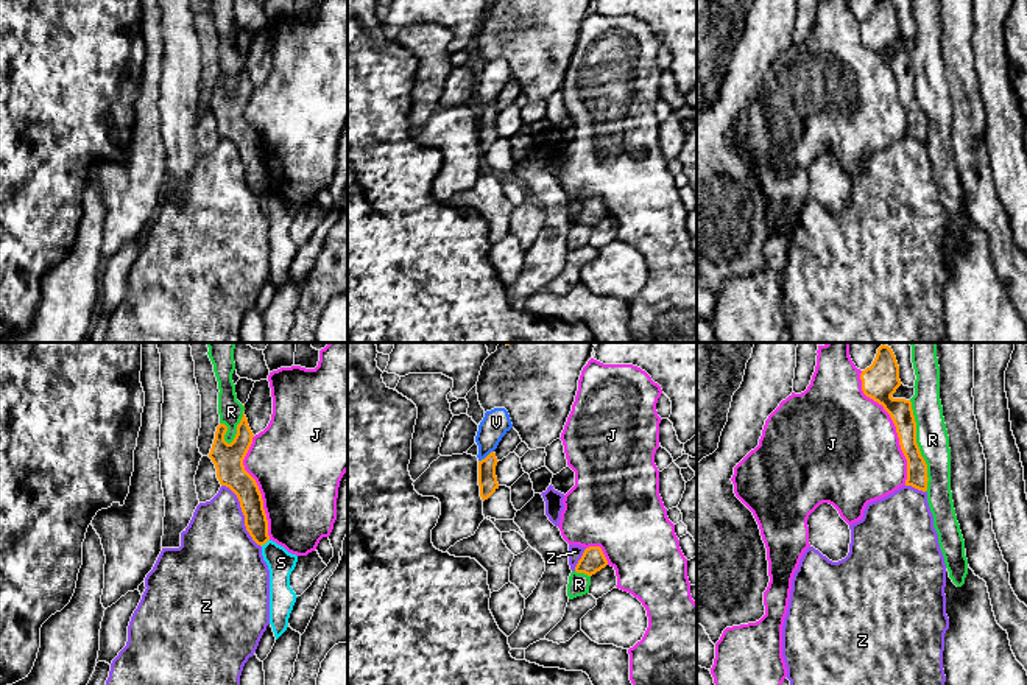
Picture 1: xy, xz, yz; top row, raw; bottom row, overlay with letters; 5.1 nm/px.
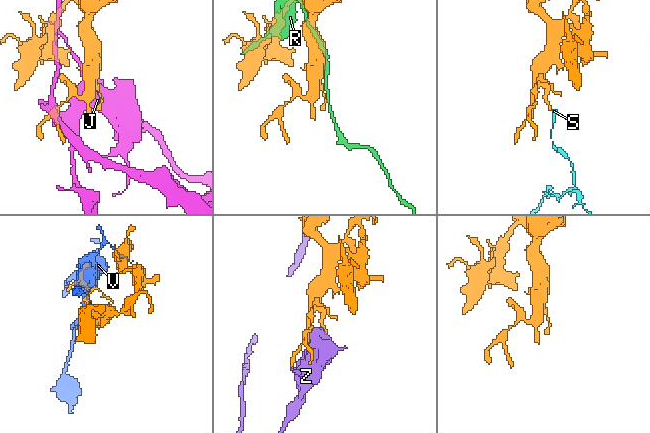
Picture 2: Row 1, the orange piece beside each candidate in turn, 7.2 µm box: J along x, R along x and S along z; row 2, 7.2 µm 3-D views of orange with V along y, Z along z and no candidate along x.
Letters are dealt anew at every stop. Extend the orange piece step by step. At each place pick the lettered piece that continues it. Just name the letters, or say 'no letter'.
no letter

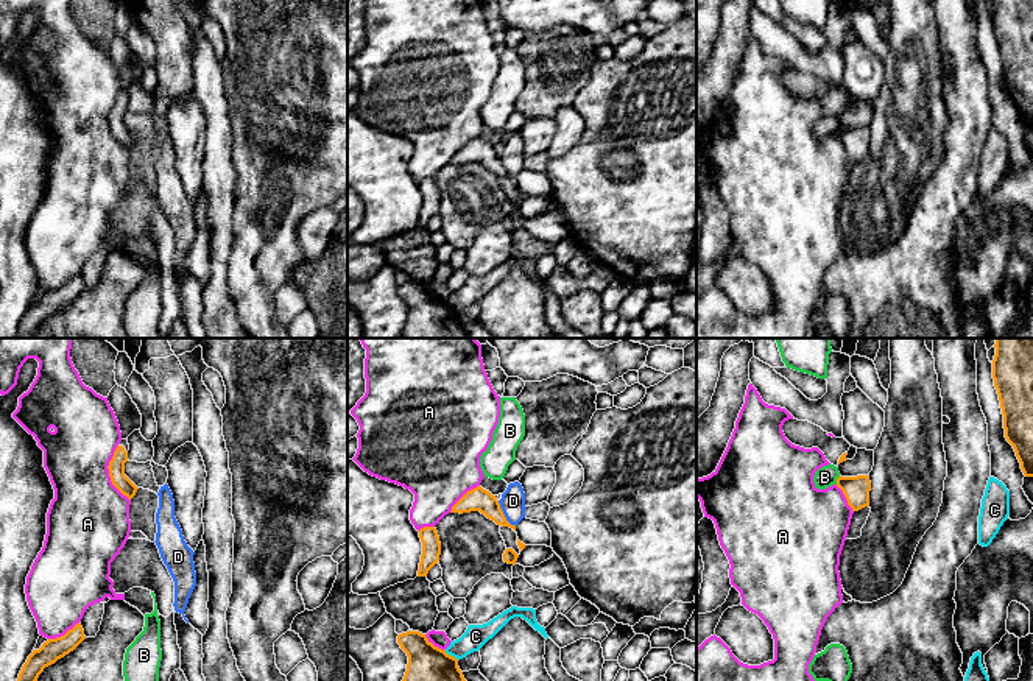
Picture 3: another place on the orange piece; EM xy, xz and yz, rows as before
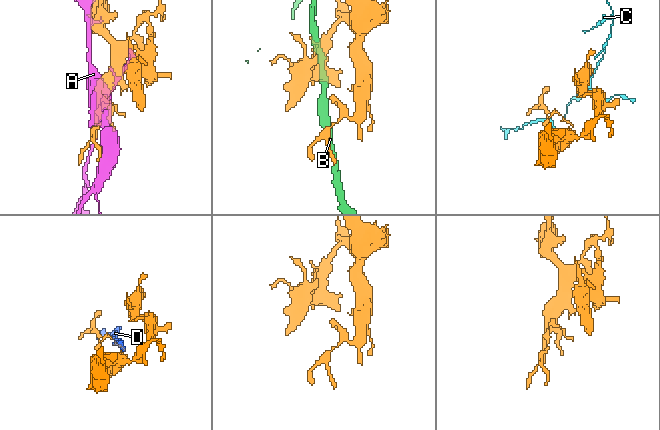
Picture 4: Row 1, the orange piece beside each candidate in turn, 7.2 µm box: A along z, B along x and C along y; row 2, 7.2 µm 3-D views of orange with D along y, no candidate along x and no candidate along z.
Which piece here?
no letter

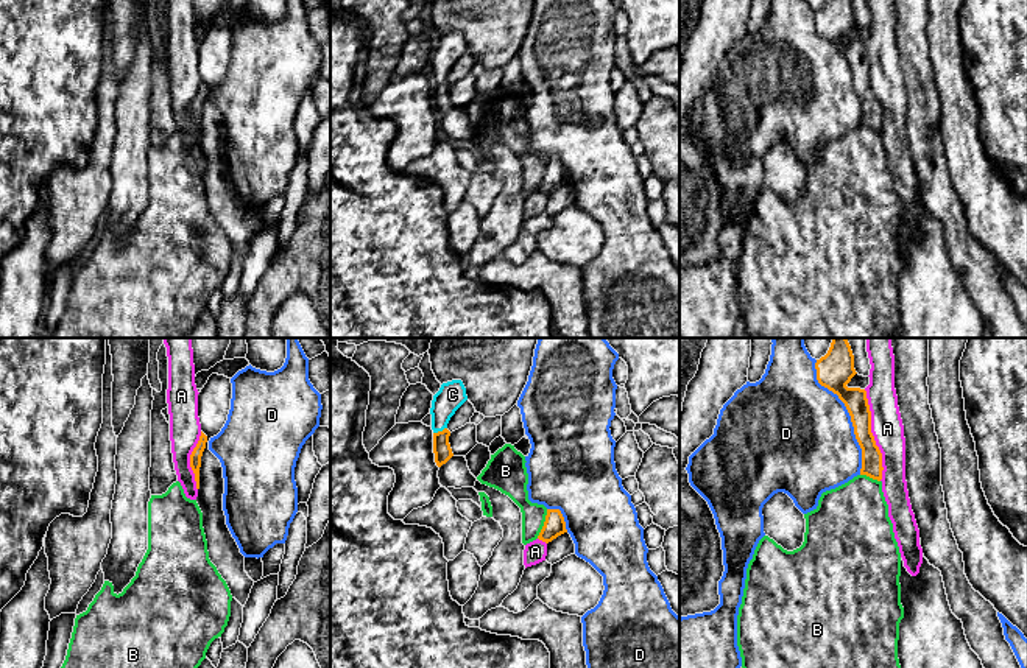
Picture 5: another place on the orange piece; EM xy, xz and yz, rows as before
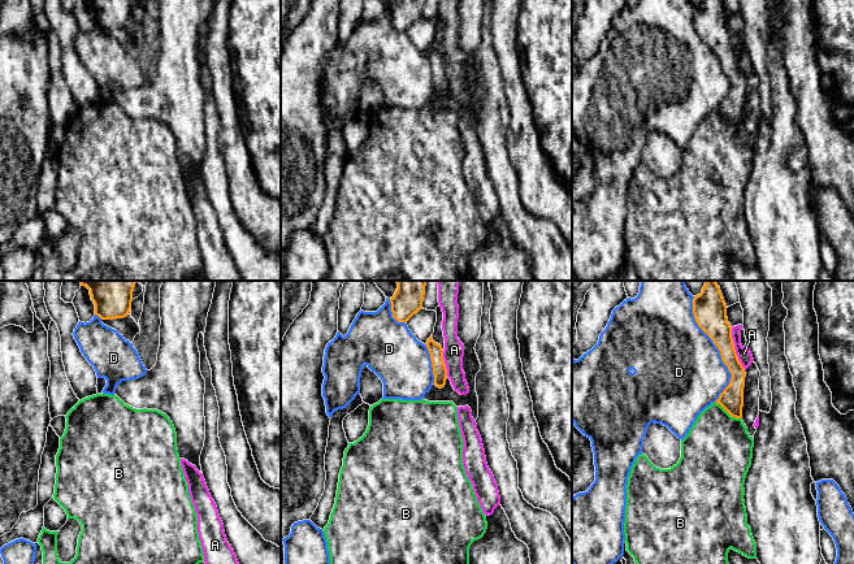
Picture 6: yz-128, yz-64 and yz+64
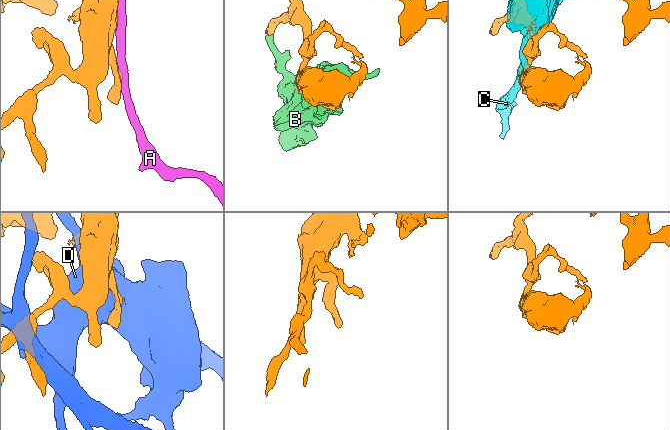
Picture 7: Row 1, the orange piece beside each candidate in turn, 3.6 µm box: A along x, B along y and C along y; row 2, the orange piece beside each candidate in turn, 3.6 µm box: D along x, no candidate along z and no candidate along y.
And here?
no letter

